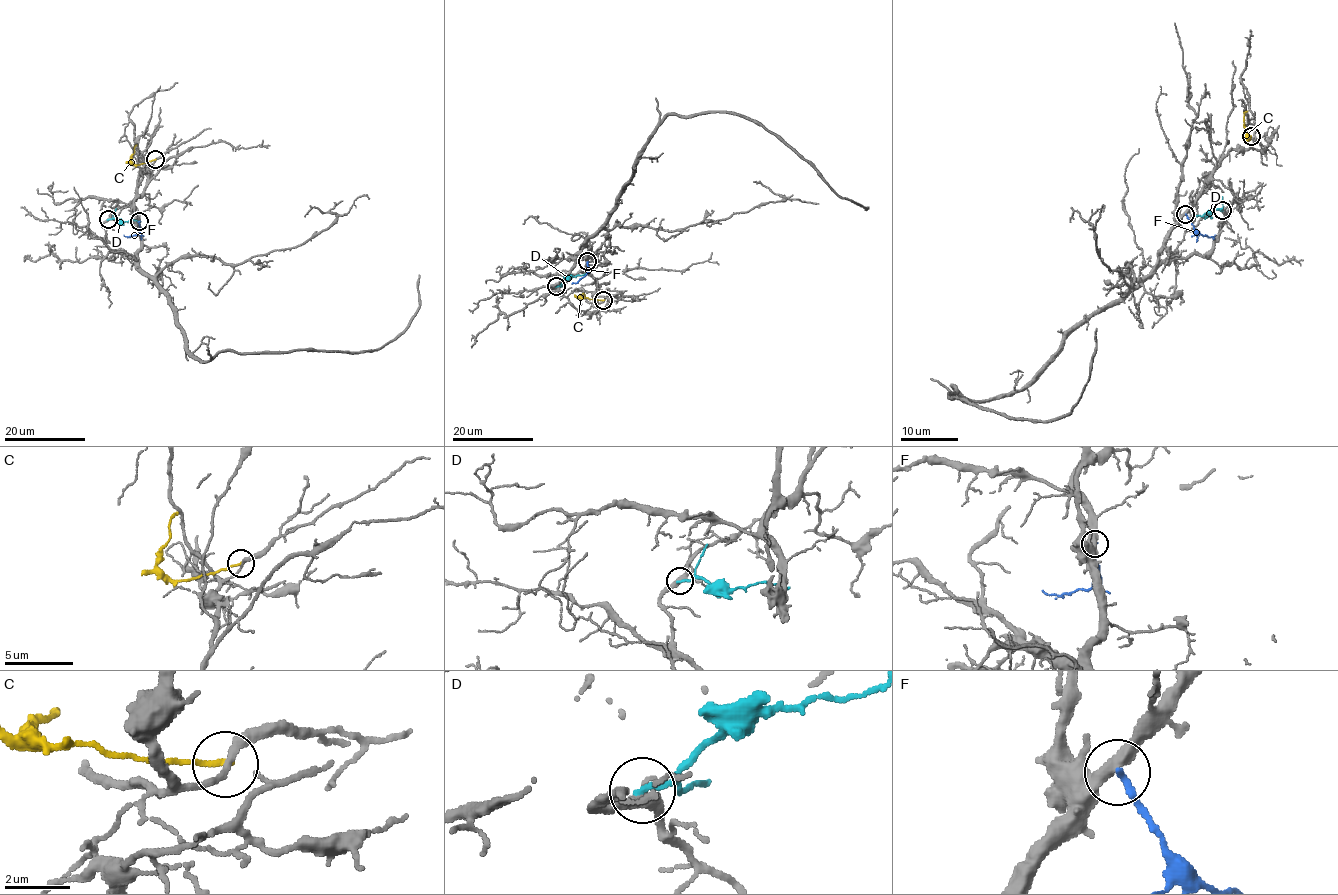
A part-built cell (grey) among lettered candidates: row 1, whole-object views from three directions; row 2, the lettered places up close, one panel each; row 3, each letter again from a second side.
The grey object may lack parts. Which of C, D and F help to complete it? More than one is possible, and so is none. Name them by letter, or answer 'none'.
none

